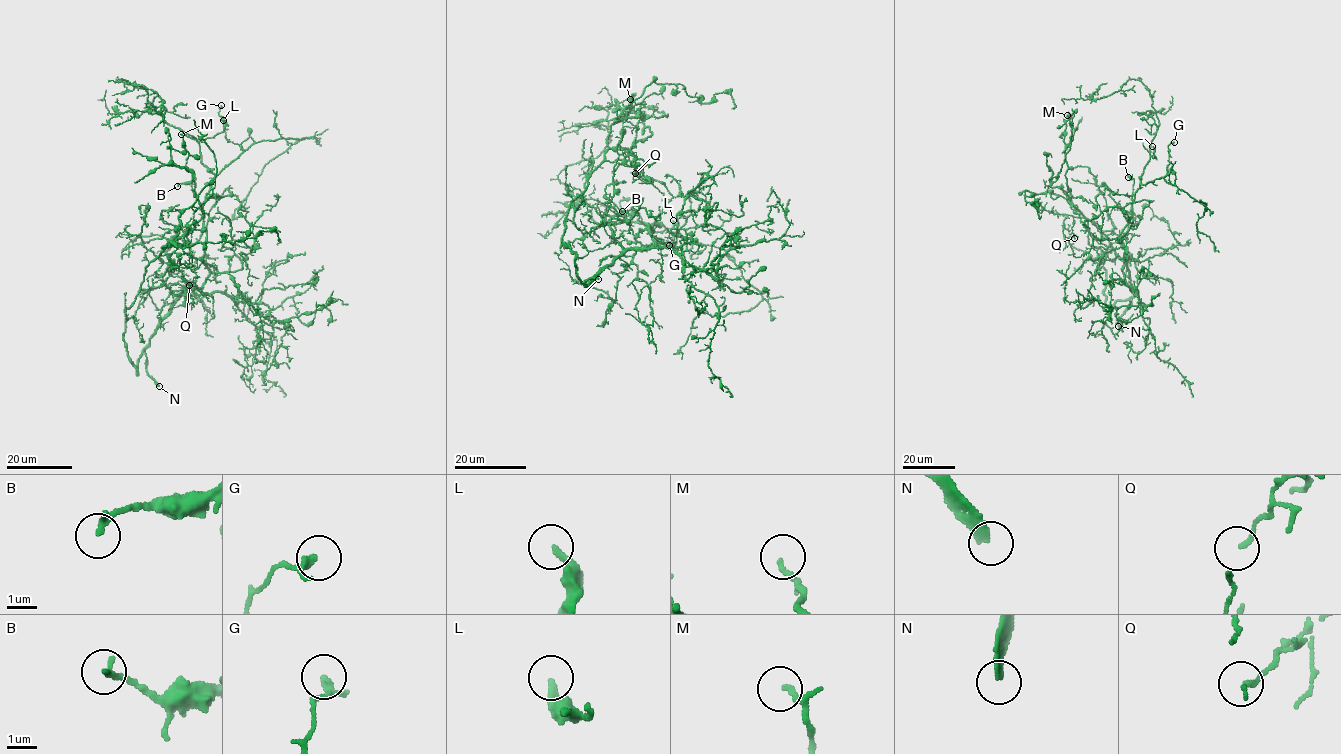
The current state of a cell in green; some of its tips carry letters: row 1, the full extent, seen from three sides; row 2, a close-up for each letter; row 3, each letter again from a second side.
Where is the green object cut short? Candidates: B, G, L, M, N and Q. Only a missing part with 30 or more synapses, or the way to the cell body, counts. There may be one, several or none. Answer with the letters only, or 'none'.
N

